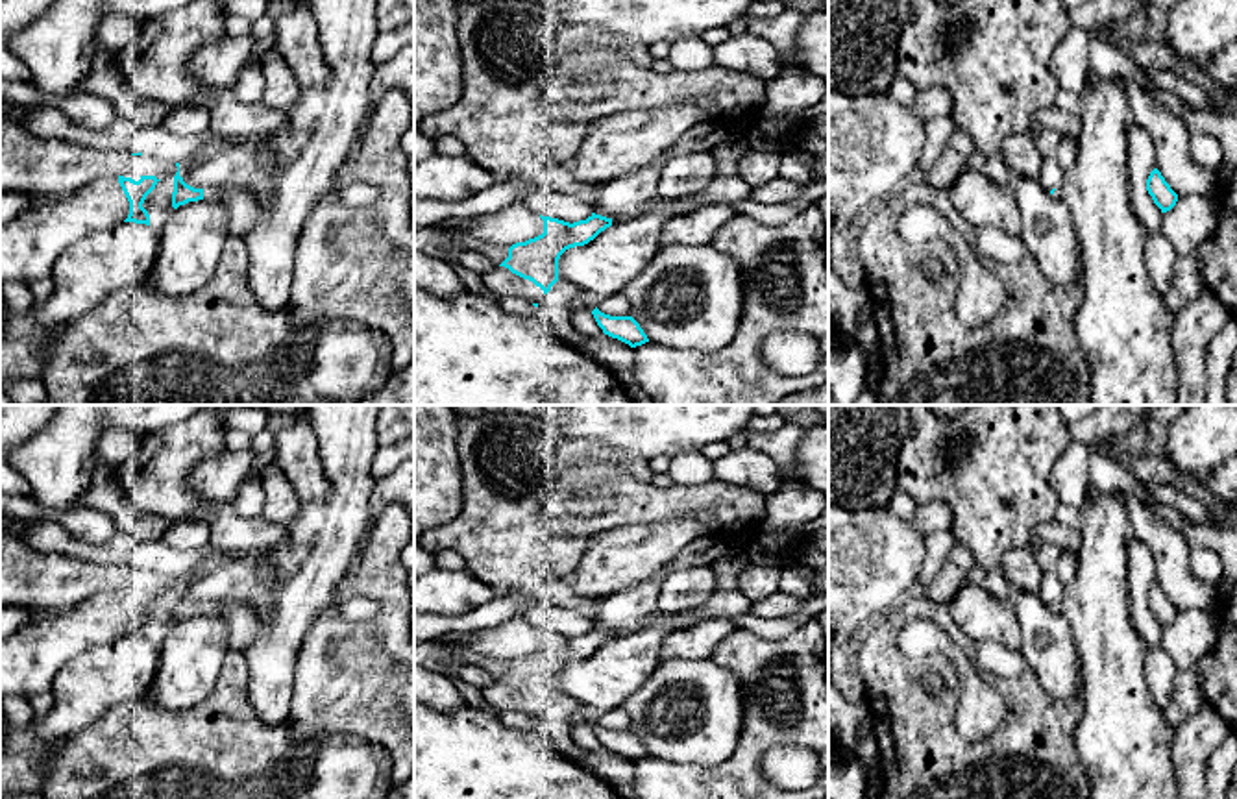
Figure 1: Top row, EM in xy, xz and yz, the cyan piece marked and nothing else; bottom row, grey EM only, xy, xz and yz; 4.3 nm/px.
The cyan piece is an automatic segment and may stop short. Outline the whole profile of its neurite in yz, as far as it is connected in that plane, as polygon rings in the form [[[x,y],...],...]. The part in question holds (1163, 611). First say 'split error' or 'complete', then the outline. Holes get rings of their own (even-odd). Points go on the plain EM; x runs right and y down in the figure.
complete; [[[1157,583],[1150,586],[1146,594],[1146,605],[1161,627],[1170,625],[1178,616],[1178,608],[1170,603]]]

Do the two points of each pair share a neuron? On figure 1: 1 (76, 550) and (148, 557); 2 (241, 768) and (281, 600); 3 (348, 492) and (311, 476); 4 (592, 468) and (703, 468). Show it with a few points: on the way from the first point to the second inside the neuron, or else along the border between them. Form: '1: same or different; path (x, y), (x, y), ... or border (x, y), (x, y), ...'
1: same; path (95, 552), (130, 552)
2: different; border (246, 668), (248, 705), (267, 724), (285, 722)
3: different; border (315, 444), (330, 494), (322, 500), (300, 503)
4: different; border (714, 479), (703, 485), (675, 485)

